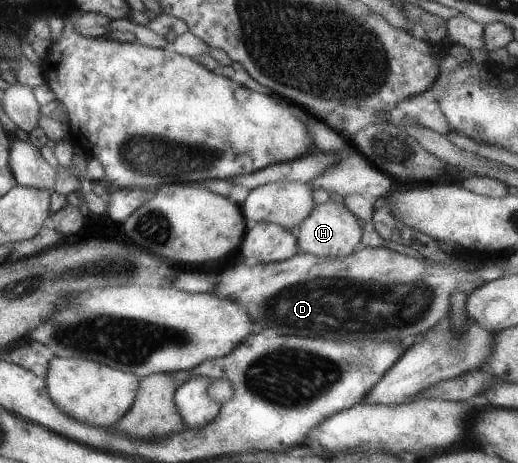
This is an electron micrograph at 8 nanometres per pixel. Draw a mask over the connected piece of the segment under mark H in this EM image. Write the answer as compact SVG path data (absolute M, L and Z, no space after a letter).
M328 200L310 211L310 215L294 230L298 247L305 254L316 257L346 257L359 248L362 228L358 225L358 218L354 217L342 202Z

